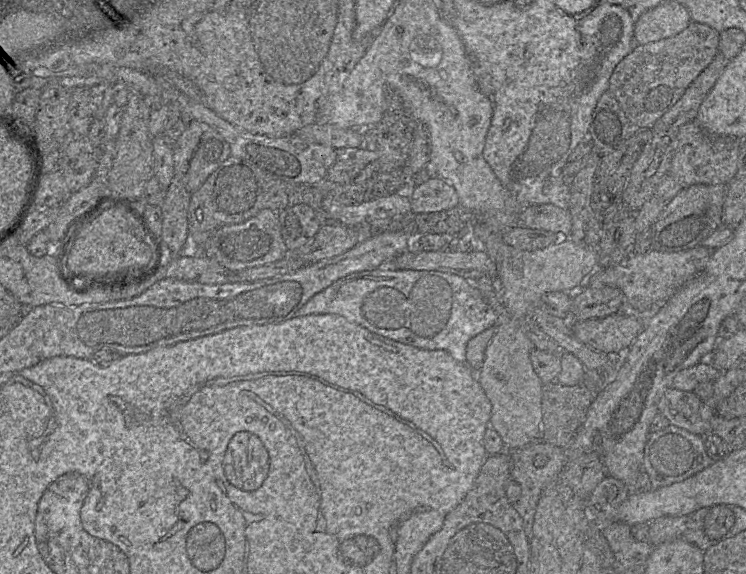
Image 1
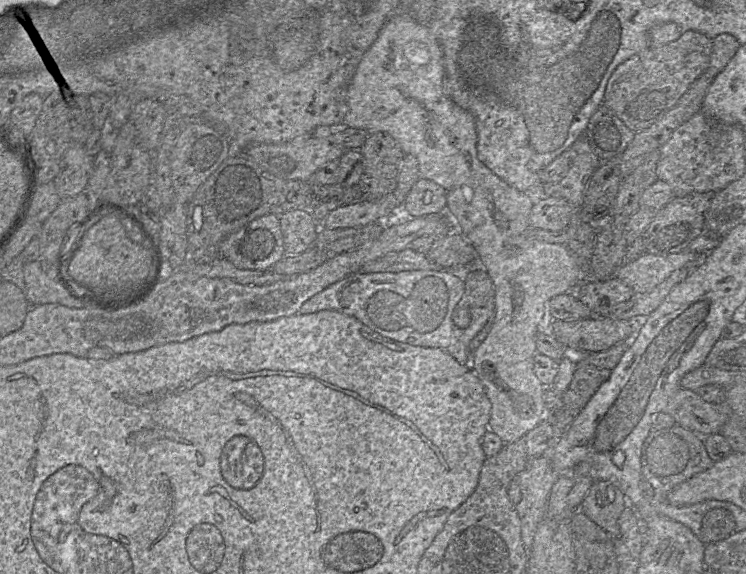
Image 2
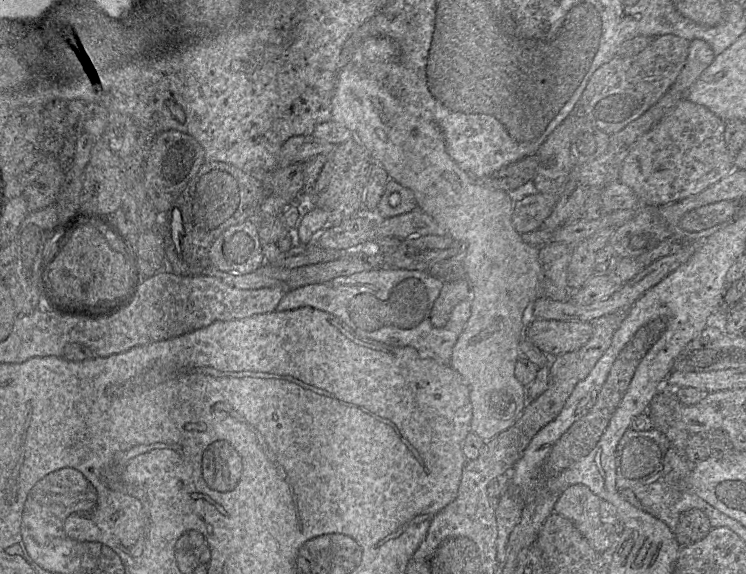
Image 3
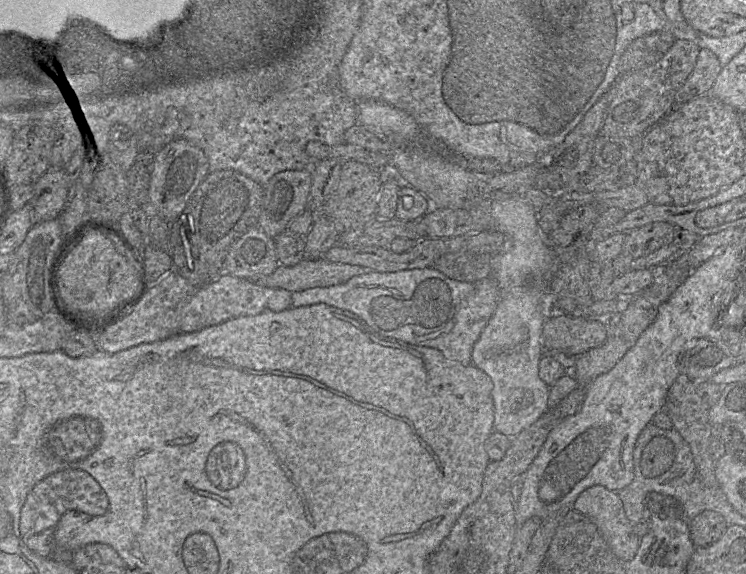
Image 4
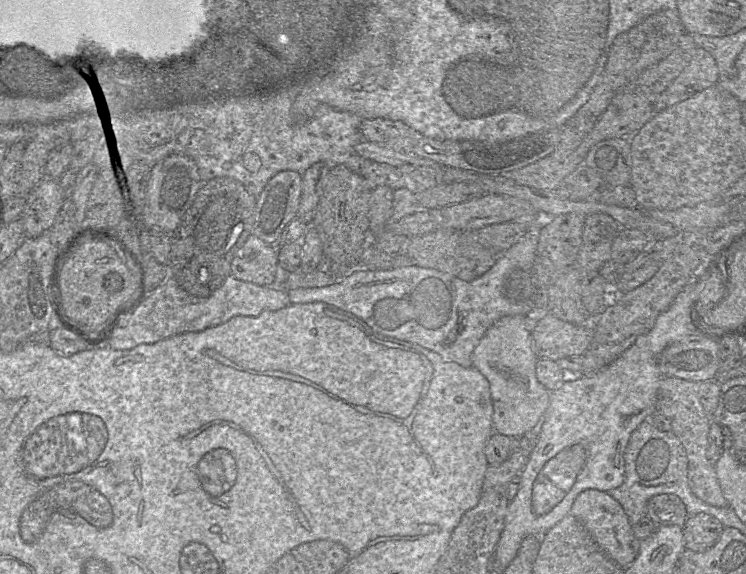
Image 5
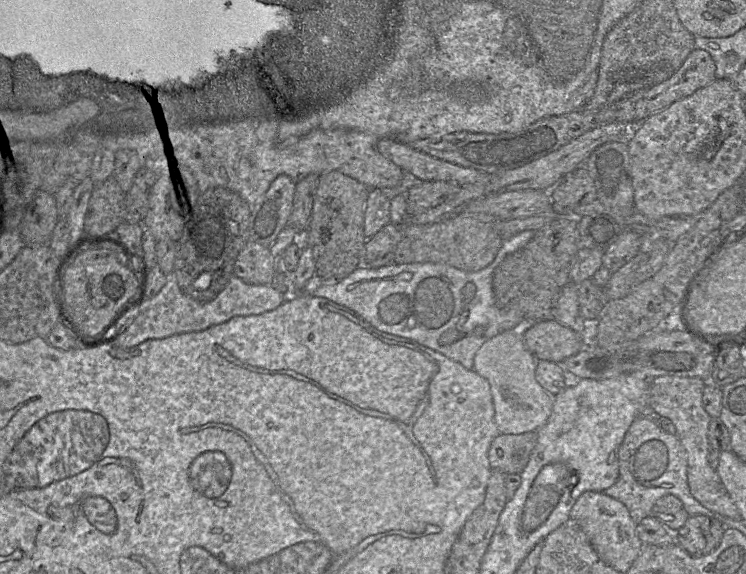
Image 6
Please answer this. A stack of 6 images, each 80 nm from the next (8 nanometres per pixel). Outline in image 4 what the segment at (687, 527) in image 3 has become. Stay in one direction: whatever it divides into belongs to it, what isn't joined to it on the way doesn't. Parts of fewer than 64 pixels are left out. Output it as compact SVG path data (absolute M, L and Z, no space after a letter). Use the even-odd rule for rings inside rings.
M704 510L698 514L690 523L690 539L695 548L707 547L718 541L728 524L724 518L717 512Z

